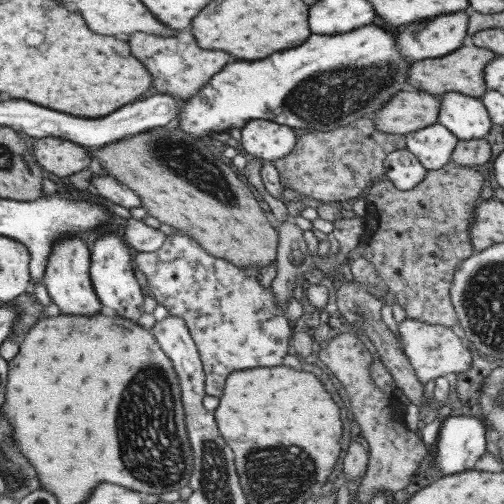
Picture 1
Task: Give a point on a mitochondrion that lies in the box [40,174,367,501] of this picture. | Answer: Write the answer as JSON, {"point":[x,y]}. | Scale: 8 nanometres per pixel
{"point":[152,386]}

